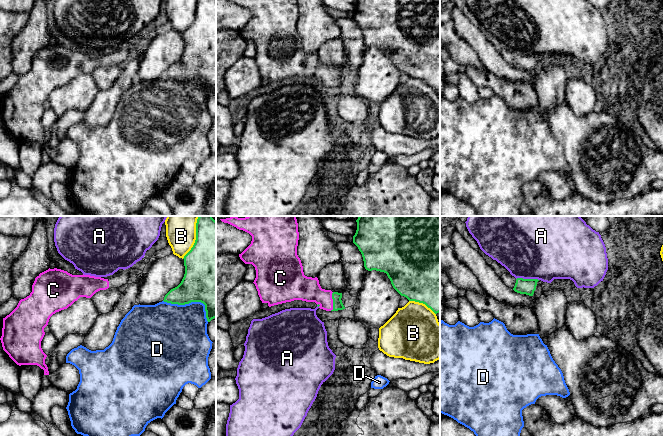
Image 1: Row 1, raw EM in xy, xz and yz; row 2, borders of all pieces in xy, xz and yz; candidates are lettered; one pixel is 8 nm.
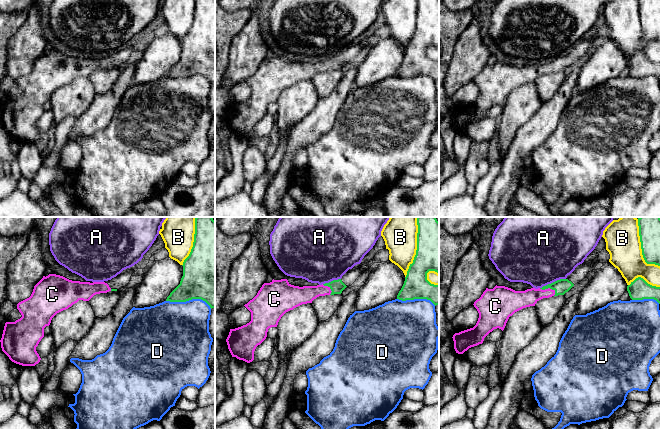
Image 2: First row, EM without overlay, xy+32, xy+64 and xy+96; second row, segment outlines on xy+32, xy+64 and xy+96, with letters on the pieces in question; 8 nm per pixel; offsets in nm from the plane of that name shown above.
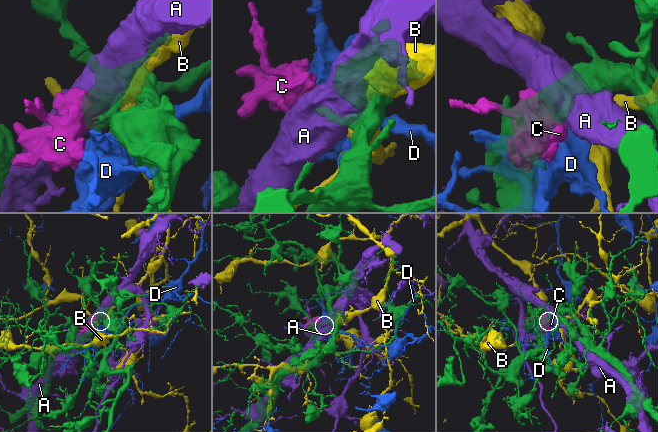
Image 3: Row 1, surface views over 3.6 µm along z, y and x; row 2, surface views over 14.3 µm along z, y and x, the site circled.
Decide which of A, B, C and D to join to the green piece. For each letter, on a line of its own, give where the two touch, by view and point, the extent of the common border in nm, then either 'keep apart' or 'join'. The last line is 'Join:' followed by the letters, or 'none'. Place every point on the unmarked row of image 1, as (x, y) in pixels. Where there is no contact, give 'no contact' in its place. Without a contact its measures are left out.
A: contact yz (527, 55); length 180 nm; keep apart
B: contact xy (195, 17); length 300 nm; keep apart
C: contact xz (333, 77); length 150 nm; join
D: contact xy (192, 77); length 400 nm; keep apart
Join: C

